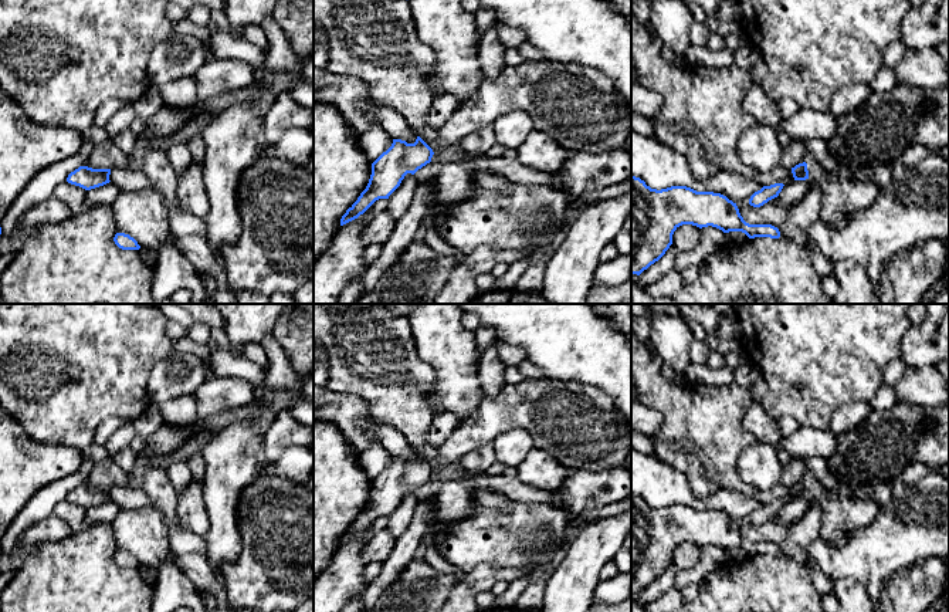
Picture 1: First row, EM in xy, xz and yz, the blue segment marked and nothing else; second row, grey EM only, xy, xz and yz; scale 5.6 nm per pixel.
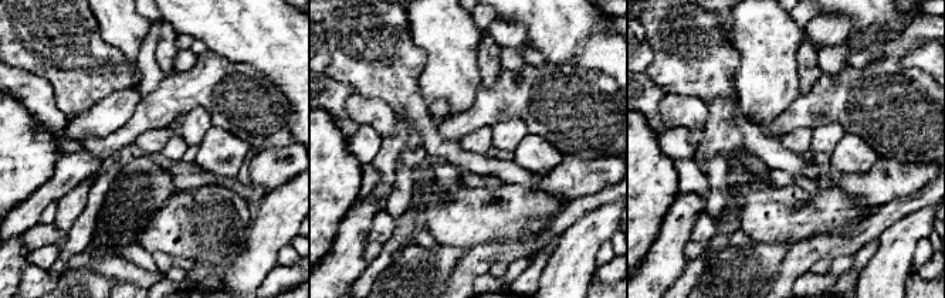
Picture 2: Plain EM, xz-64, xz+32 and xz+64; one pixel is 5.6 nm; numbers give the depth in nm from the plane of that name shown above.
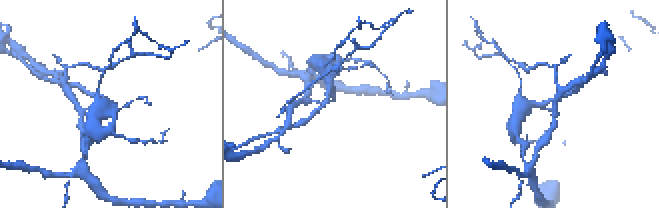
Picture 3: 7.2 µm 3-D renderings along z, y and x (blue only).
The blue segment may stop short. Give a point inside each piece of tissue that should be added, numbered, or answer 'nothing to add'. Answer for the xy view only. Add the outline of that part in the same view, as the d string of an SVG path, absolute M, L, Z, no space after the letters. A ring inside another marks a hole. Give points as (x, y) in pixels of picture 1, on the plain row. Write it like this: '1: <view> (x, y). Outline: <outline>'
nothing to add

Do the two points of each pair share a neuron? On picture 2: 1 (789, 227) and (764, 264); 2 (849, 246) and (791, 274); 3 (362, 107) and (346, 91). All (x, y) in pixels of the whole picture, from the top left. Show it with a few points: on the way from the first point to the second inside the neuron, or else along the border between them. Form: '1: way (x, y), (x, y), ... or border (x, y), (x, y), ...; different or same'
1: border (752, 240), (793, 243); different
2: way (835, 246), (818, 247), (803, 260); same
3: border (356, 92), (346, 101), (346, 112), (361, 125); different

